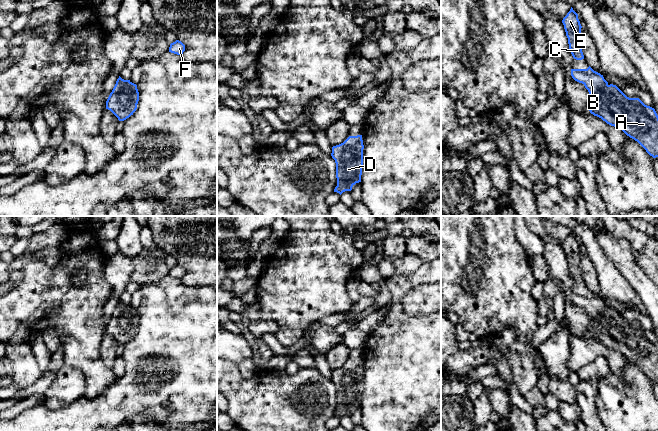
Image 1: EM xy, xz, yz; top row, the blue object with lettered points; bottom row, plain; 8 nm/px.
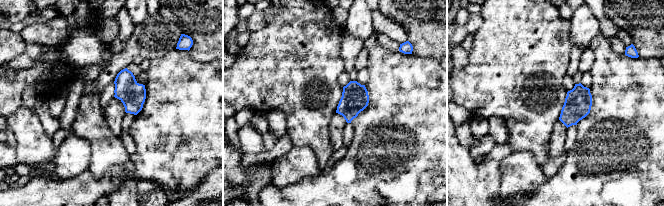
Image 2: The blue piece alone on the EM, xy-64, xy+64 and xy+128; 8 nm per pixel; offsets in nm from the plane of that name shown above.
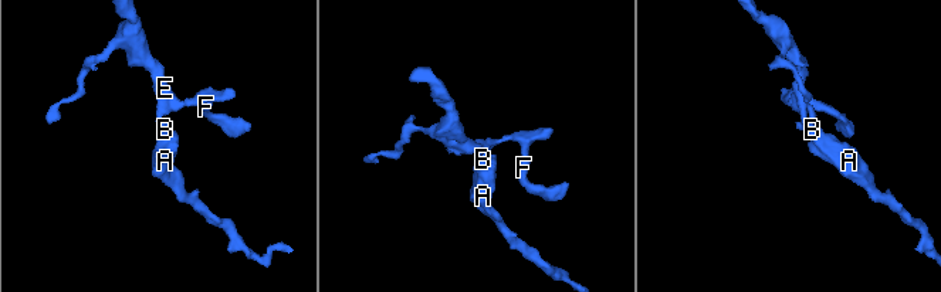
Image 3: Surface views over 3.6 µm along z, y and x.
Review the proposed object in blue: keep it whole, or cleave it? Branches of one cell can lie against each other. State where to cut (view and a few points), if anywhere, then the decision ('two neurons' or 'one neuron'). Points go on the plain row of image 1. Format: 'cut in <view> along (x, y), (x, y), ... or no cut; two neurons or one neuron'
no cut; one neuron

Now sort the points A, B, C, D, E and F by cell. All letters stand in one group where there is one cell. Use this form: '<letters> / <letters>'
A B C D E F

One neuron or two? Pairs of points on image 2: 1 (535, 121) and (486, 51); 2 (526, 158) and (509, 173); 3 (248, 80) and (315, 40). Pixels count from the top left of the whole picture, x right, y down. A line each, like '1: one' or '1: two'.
1: one
2: one
3: one

